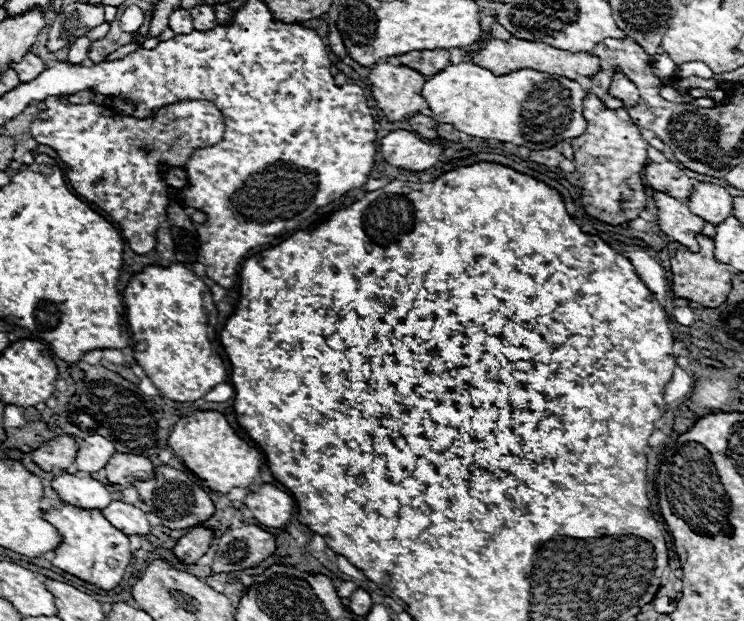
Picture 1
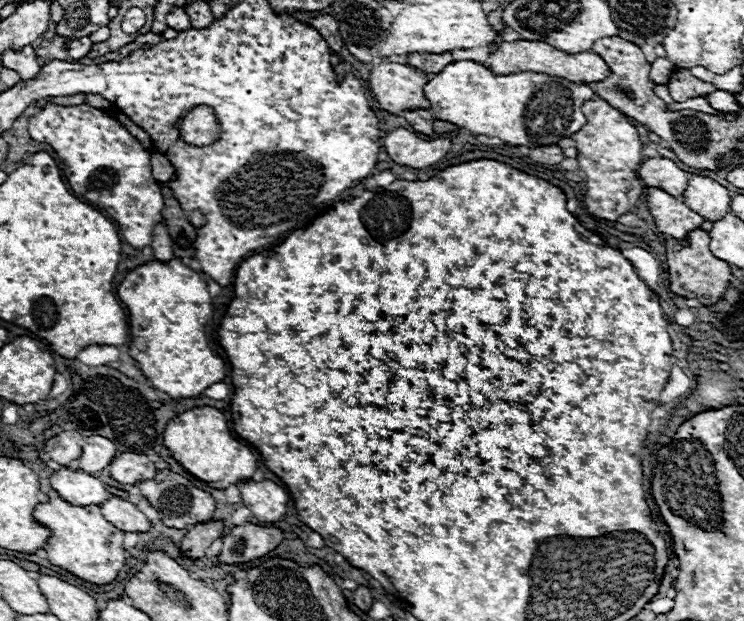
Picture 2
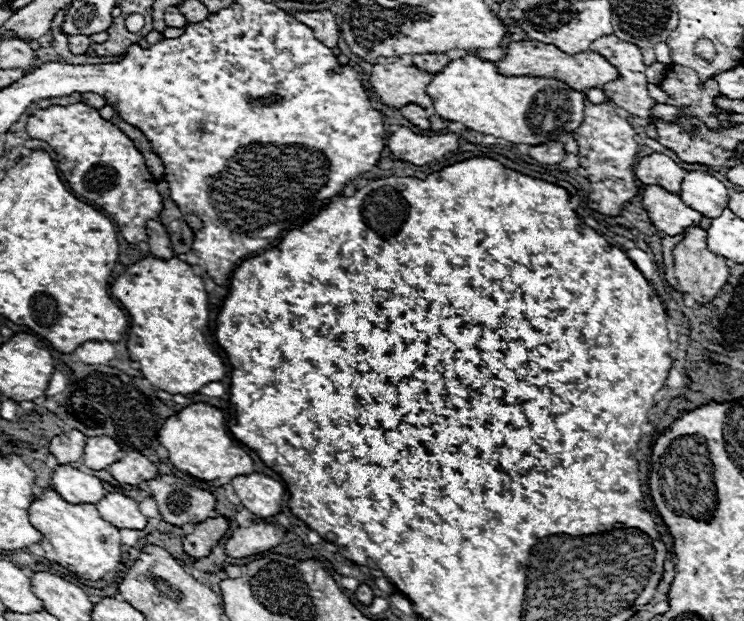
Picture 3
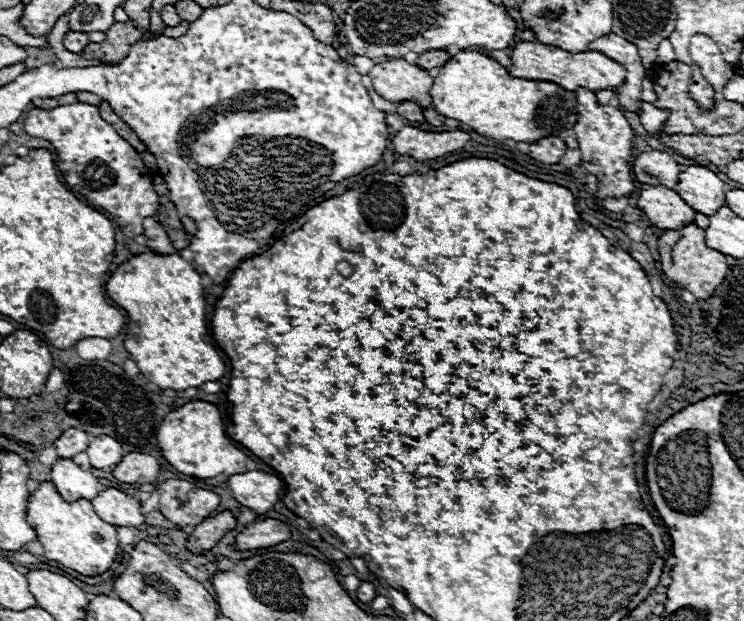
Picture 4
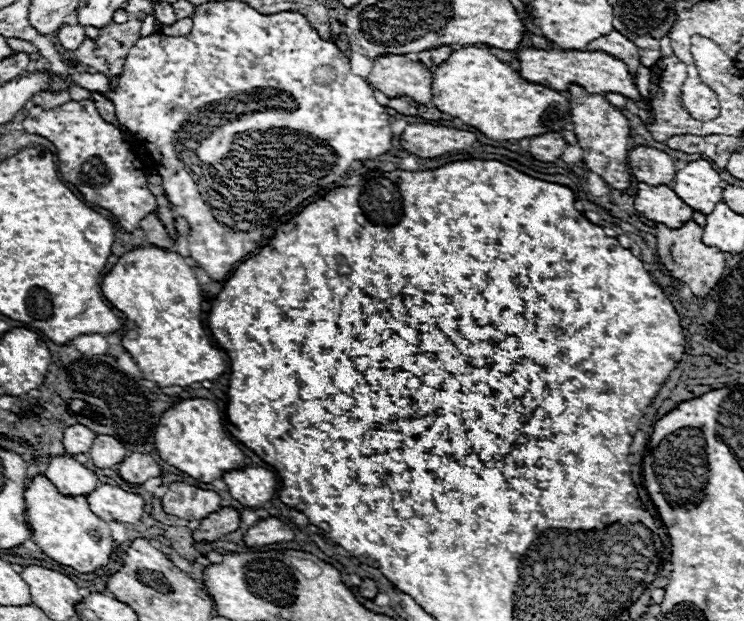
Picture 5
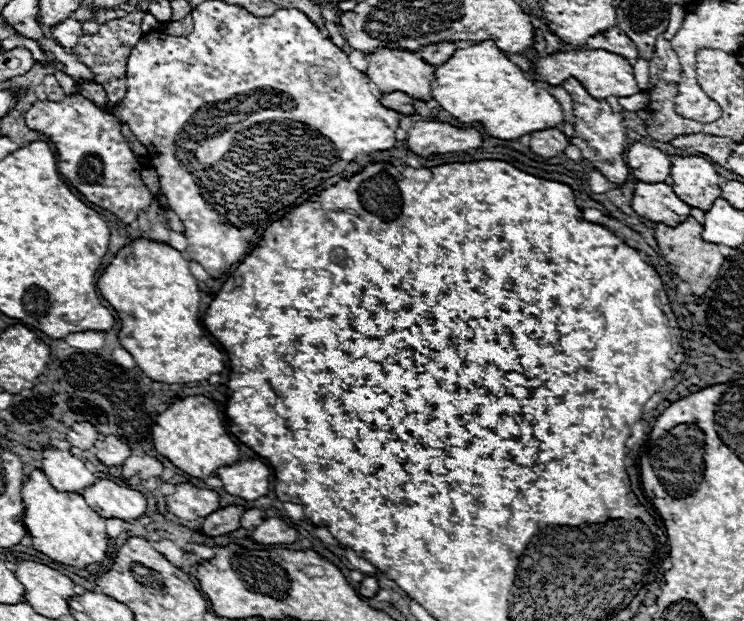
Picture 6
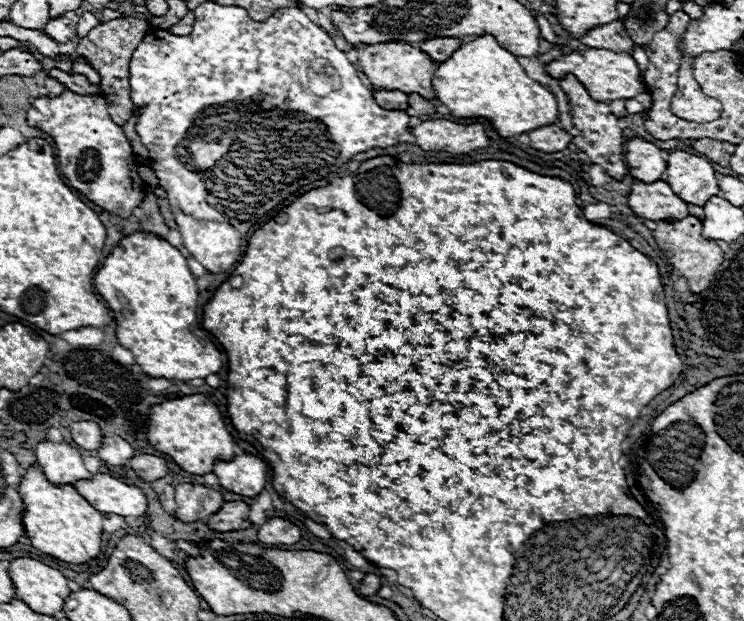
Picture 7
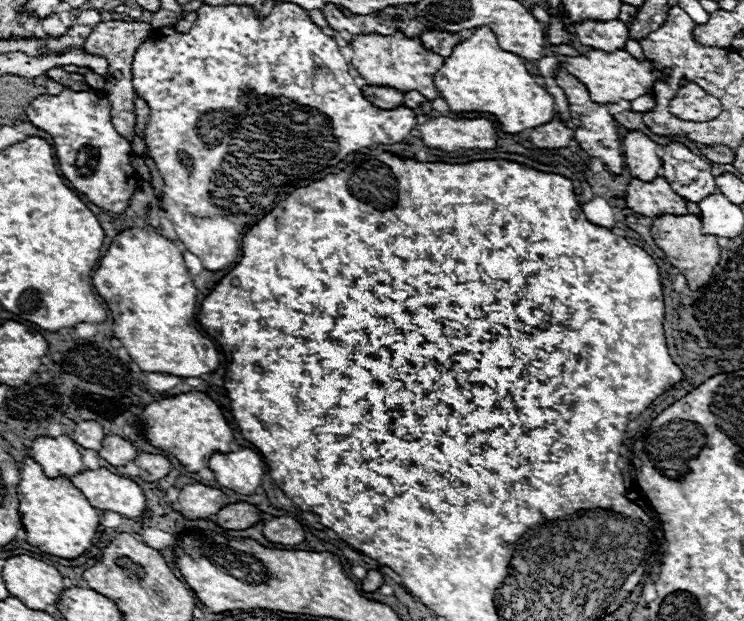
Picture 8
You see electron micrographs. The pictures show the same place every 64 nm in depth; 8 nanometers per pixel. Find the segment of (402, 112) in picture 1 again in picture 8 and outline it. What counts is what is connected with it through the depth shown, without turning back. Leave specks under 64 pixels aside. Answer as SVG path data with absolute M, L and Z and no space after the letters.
M396 32L392 36L370 34L370 36L352 38L350 46L354 50L354 58L350 60L350 64L360 72L360 76L364 80L368 80L368 84L372 84L372 86L392 86L392 88L402 90L402 92L416 90L426 100L434 100L434 98L440 96L436 86L434 86L434 74L444 64L444 58L426 50L420 44L420 40L410 40L410 38L402 36L400 32Z

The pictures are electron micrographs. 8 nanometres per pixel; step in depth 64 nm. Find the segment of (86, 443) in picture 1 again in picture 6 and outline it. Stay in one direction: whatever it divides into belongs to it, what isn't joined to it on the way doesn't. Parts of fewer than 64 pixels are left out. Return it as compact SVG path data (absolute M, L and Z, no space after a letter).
M100 436L94 444L94 454L106 466L120 466L132 454L132 450L116 436Z

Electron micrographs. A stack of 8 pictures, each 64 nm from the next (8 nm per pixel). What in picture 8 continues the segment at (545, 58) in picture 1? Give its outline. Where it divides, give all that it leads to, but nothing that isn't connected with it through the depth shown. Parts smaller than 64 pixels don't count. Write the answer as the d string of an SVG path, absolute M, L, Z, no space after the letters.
M590 50L580 56L566 56L564 62L558 66L566 68L570 74L574 74L590 92L590 98L600 104L612 104L618 100L634 100L642 94L650 94L656 78L660 78L658 72L652 72L650 60L636 60L624 50L616 52L604 52L604 50Z

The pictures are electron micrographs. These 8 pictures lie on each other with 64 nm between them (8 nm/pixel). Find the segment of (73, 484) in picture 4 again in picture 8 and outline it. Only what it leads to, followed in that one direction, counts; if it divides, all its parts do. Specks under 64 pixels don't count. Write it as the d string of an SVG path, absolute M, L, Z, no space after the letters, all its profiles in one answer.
M66 434L58 438L50 436L36 438L32 444L32 458L42 466L48 478L58 478L58 476L70 478L84 470L78 446Z

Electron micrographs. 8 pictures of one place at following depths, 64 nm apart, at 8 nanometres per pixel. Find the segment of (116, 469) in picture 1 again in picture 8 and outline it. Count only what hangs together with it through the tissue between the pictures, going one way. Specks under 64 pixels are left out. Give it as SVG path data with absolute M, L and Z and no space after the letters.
M138 454L136 456L136 466L140 468L140 478L146 482L158 482L160 478L168 476L168 472L172 470L172 464L166 456L160 454Z

